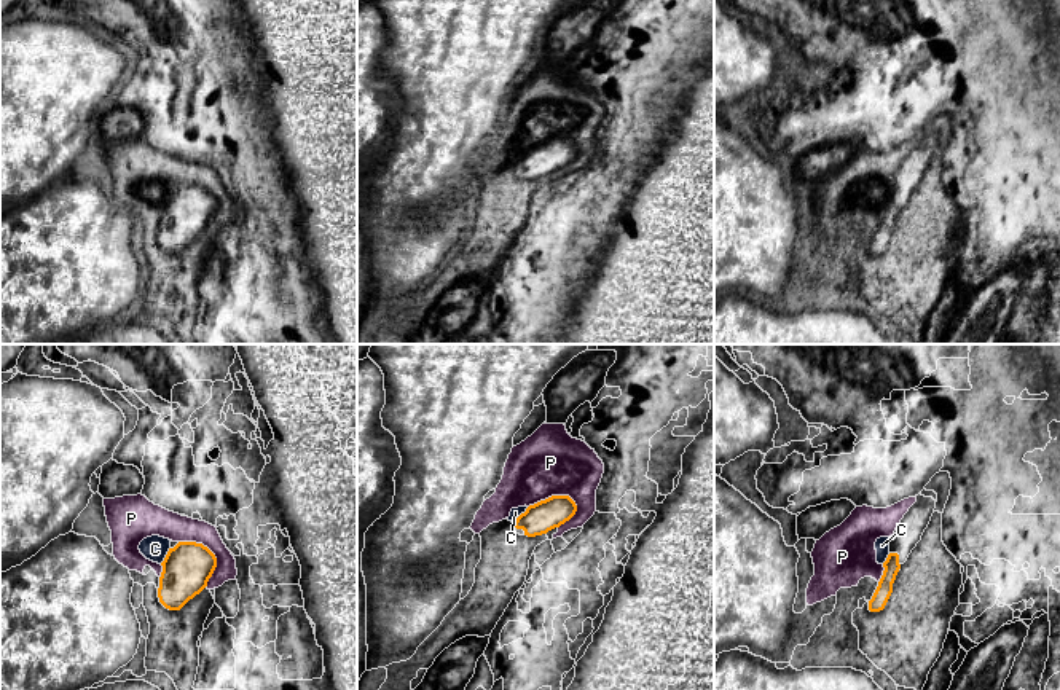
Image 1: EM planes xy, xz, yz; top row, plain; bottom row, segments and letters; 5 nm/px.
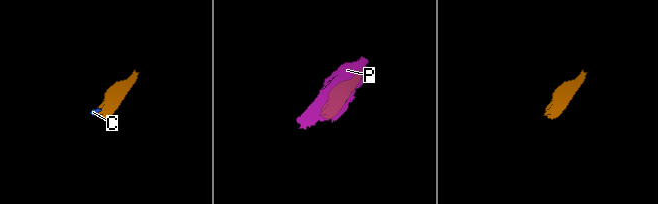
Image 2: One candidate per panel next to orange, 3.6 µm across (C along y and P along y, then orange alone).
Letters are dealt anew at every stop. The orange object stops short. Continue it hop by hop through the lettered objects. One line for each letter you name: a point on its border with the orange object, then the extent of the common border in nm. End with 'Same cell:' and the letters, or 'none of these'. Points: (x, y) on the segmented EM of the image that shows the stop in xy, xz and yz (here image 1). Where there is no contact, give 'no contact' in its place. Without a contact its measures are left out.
Same cell: none of these

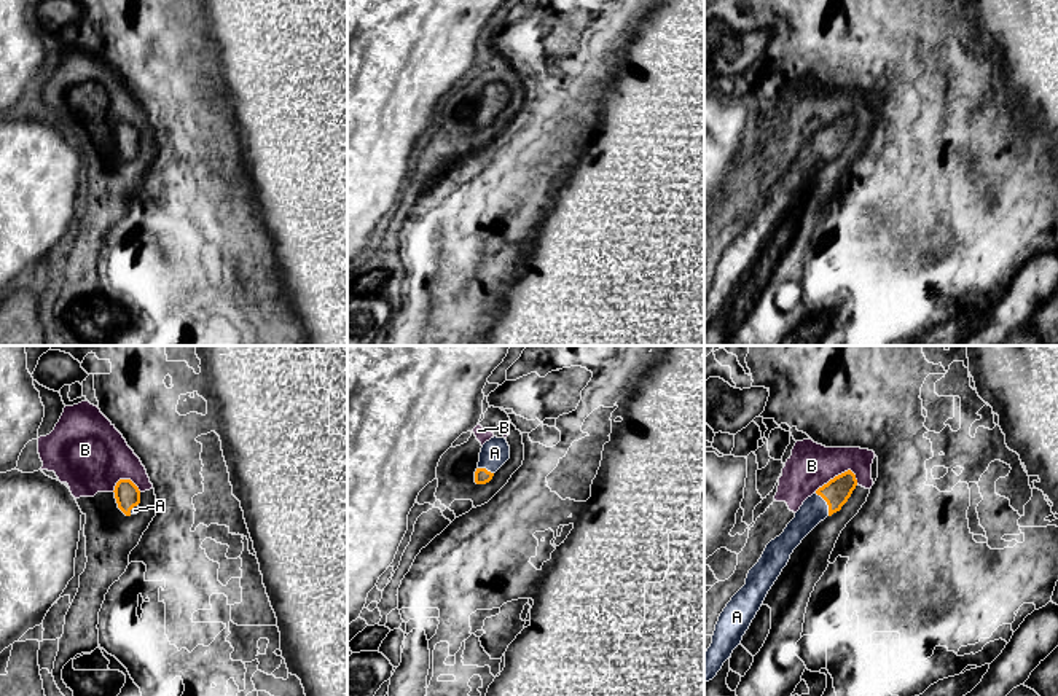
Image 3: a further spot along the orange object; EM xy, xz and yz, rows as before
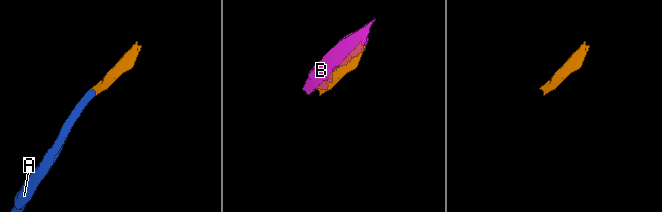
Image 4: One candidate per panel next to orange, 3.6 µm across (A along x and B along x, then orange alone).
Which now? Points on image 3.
A: meets orange in yz at (827, 504); contact 140 nm long
Same cell: A

